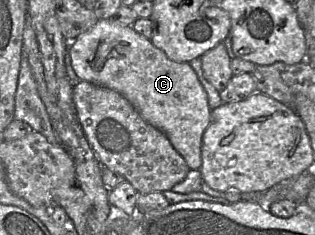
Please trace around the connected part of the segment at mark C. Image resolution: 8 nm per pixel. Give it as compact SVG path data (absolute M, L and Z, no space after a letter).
M110 18L98 19L90 29L69 43L68 54L75 73L82 81L104 86L121 94L147 123L166 135L189 169L200 168L202 135L210 122L211 109L207 94L189 63L169 59L150 39L137 33L132 26L119 24Z

